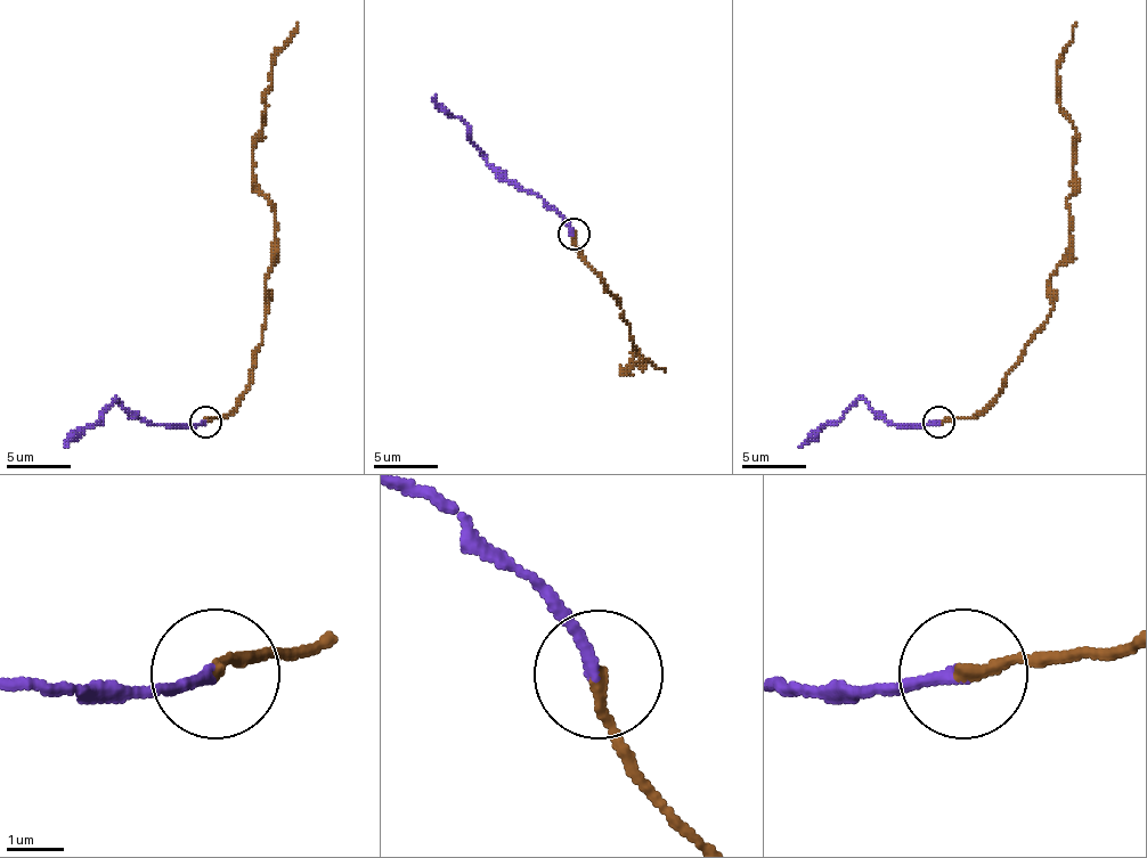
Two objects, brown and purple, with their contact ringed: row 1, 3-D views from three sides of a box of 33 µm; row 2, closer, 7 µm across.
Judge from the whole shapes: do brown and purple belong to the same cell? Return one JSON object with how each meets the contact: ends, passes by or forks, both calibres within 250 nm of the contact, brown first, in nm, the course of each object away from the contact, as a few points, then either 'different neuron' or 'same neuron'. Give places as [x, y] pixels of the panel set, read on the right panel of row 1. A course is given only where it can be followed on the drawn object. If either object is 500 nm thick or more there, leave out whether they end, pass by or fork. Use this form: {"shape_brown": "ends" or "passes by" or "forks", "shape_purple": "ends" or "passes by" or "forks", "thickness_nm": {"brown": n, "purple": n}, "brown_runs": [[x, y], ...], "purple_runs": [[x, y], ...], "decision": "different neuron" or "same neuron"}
{"shape_brown": "ends", "shape_purple": "ends", "thickness_nm": {"brown": 200, "purple": 200}, "brown_runs": [[938, 421], [974, 418], [1054, 307], [1073, 182], [1057, 60], [1076, 23]], "purple_runs": [[938, 421], [894, 424], [881, 418], [862, 399], [798, 447]], "decision": "same neuron"}

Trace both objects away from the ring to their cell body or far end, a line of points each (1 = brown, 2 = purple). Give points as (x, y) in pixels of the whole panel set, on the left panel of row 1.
1: (204, 421), (224, 418), (246, 392), (262, 342), (275, 204), (255, 182), (252, 137), (271, 60), (298, 23)
2: (204, 421), (151, 424), (135, 418), (119, 399), (99, 421), (83, 427), (67, 447)

